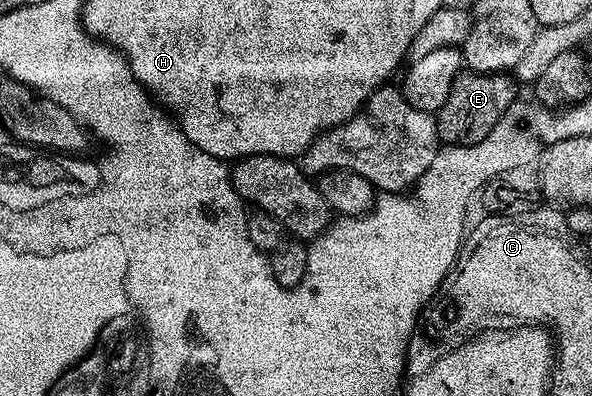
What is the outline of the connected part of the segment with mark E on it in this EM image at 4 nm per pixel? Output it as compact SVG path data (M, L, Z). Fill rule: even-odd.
M462 73L457 81L453 83L453 91L451 92L451 96L447 98L447 104L443 104L443 108L436 111L435 117L437 120L438 139L447 146L470 146L471 144L479 144L489 135L491 128L495 128L495 124L503 116L503 112L507 112L507 108L511 108L511 104L518 101L519 94L517 94L517 90L519 90L518 83L508 73Z

